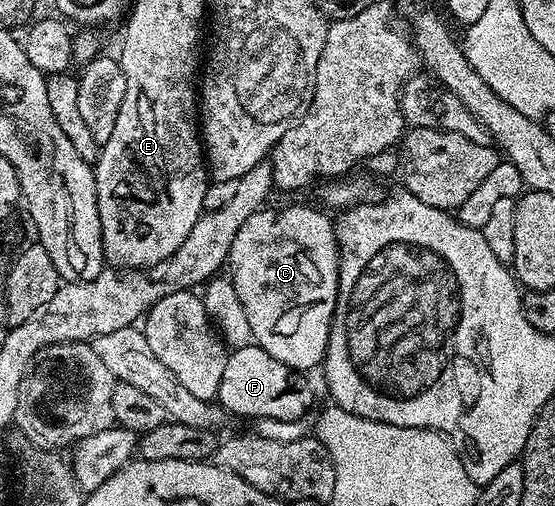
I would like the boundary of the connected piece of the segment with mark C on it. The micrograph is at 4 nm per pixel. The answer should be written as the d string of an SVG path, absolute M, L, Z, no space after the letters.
M301 203L285 207L282 211L269 210L251 213L251 217L243 221L231 245L227 271L235 285L235 293L239 293L239 302L247 313L253 343L267 349L275 361L283 361L283 365L292 371L309 373L312 367L320 368L325 362L325 350L337 304L341 264L341 258L337 255L337 229L334 220L324 215L324 210L316 211Z

